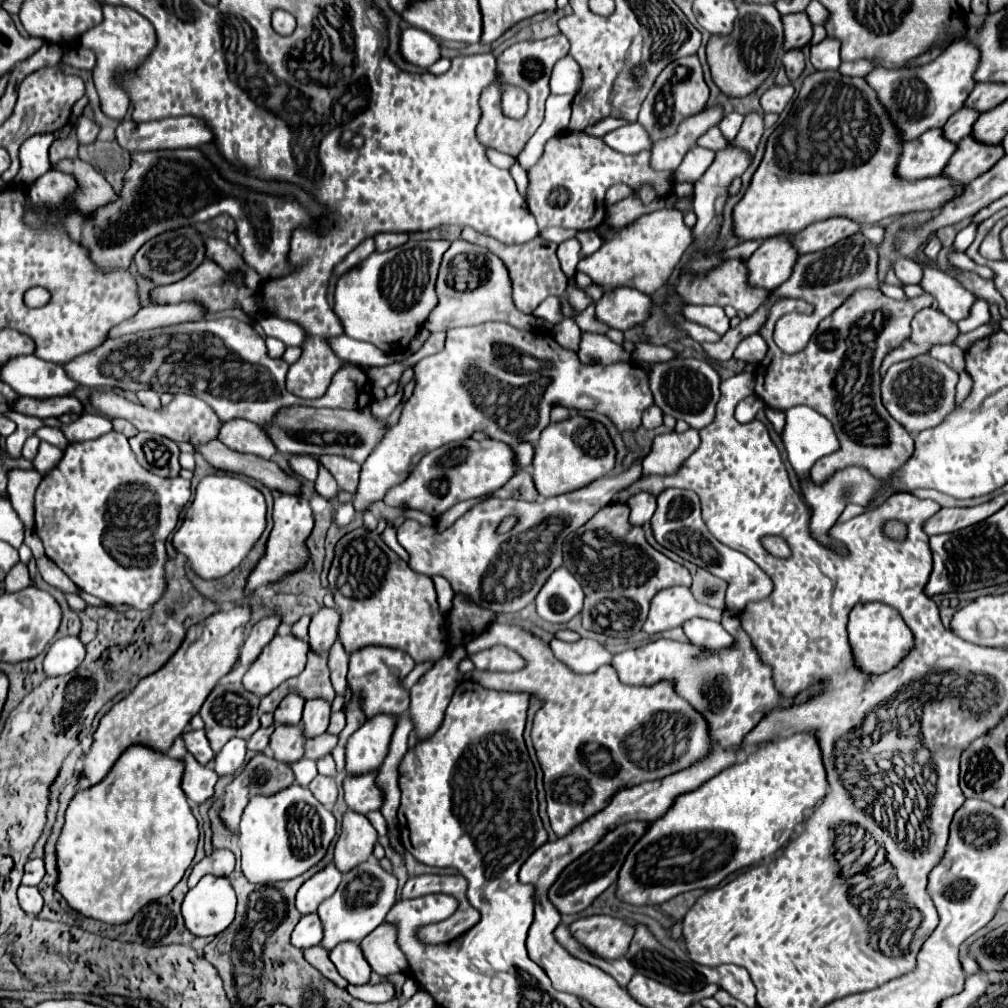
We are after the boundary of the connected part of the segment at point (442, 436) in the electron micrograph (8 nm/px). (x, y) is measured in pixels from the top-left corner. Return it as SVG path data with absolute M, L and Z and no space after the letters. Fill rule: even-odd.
M488 321L474 327L458 327L450 329L446 333L446 345L440 353L430 355L422 359L416 365L416 387L412 397L406 401L400 421L396 427L392 427L386 437L376 445L374 453L362 463L360 471L360 483L354 497L354 509L356 513L364 513L372 507L372 503L382 501L386 491L394 485L402 483L412 469L418 465L418 461L452 441L468 439L474 431L484 431L490 439L504 441L508 445L518 445L516 439L530 439L528 443L536 443L542 429L550 423L550 409L554 405L566 405L578 409L576 403L596 403L592 409L598 413L608 415L614 425L620 431L636 429L640 427L642 411L648 409L648 405L654 403L652 393L648 389L648 377L646 373L632 363L614 363L614 365L584 365L580 363L578 355L574 351L562 349L554 337L548 331L522 331L508 323L496 323ZM514 353L528 355L538 361L538 371L526 371L522 363L502 363L504 357L514 357Z

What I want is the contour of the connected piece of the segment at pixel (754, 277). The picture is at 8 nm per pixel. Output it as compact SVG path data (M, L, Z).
M786 235L764 239L762 245L754 251L754 255L748 259L750 283L770 291L778 289L792 275L796 259L798 253L796 249L792 249L792 243Z

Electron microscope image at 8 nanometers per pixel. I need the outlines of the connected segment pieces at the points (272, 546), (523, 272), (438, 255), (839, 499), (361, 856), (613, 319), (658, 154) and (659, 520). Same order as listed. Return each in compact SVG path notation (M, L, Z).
M284 493L274 501L274 529L272 529L268 545L266 545L266 555L260 559L260 563L256 565L252 575L248 577L246 593L258 589L260 585L268 585L272 581L278 581L286 573L292 573L292 571L298 571L300 567L304 567L304 563L308 561L306 539L312 531L312 525L314 525L312 509L310 509L310 503L304 495L286 495Z
M466 227L462 231L462 239L468 241L468 243L486 247L492 253L496 253L500 259L504 259L508 275L510 275L510 281L512 281L512 301L514 301L516 309L520 309L522 313L532 313L550 295L562 297L566 293L568 279L566 279L566 275L560 269L554 243L550 243L550 247L548 247L548 243L542 237L536 237L532 241L524 243L524 245L504 245L504 243L496 241L494 237L486 237L486 235L470 229L470 227Z
M410 239L402 247L384 253L370 253L360 265L344 273L336 281L332 307L344 327L344 335L368 341L390 355L406 351L412 337L420 331L438 303L434 285L448 245L448 241Z
M846 467L846 469L842 469L840 473L836 473L836 477L832 477L826 485L814 485L812 481L808 483L804 483L804 481L800 481L800 487L802 487L802 491L804 491L804 497L806 497L806 503L808 503L808 507L812 509L812 519L810 519L810 535L820 543L820 545L824 545L826 549L830 549L830 551L834 551L834 553L838 553L838 555L848 555L848 551L846 551L846 547L840 543L840 541L836 541L836 539L832 539L830 535L828 535L828 531L830 531L830 527L832 527L832 523L836 523L836 517L844 511L844 505L848 505L848 503L856 503L856 505L868 505L868 501L876 495L876 491L880 489L880 483L866 471L866 469L862 469L862 467Z
M348 811L344 815L342 835L334 849L334 865L340 869L340 873L352 871L372 855L376 841L378 833L370 821L356 811Z
M616 287L596 303L596 319L612 329L626 331L648 317L650 297L634 287Z
M714 107L714 109L704 109L702 113L682 121L676 135L654 143L654 147L650 149L652 169L656 169L656 171L674 171L682 163L686 151L690 151L696 145L696 139L706 129L716 127L720 123L720 119L722 119L722 109Z
M676 487L664 489L658 495L658 507L656 507L656 513L652 515L652 531L660 545L664 545L666 549L674 551L682 559L710 571L712 575L716 575L728 583L728 595L726 595L728 611L742 613L748 601L758 601L758 599L770 595L770 591L772 591L770 577L752 559L748 559L744 553L740 553L736 549L722 545L706 529L706 525L700 517L700 501L694 491L676 489Z

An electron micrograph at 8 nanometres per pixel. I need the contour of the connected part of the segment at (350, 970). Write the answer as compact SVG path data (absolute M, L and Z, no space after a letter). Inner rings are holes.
M340 943L332 953L330 961L336 965L338 973L352 985L366 985L370 981L370 965L366 963L360 945Z

